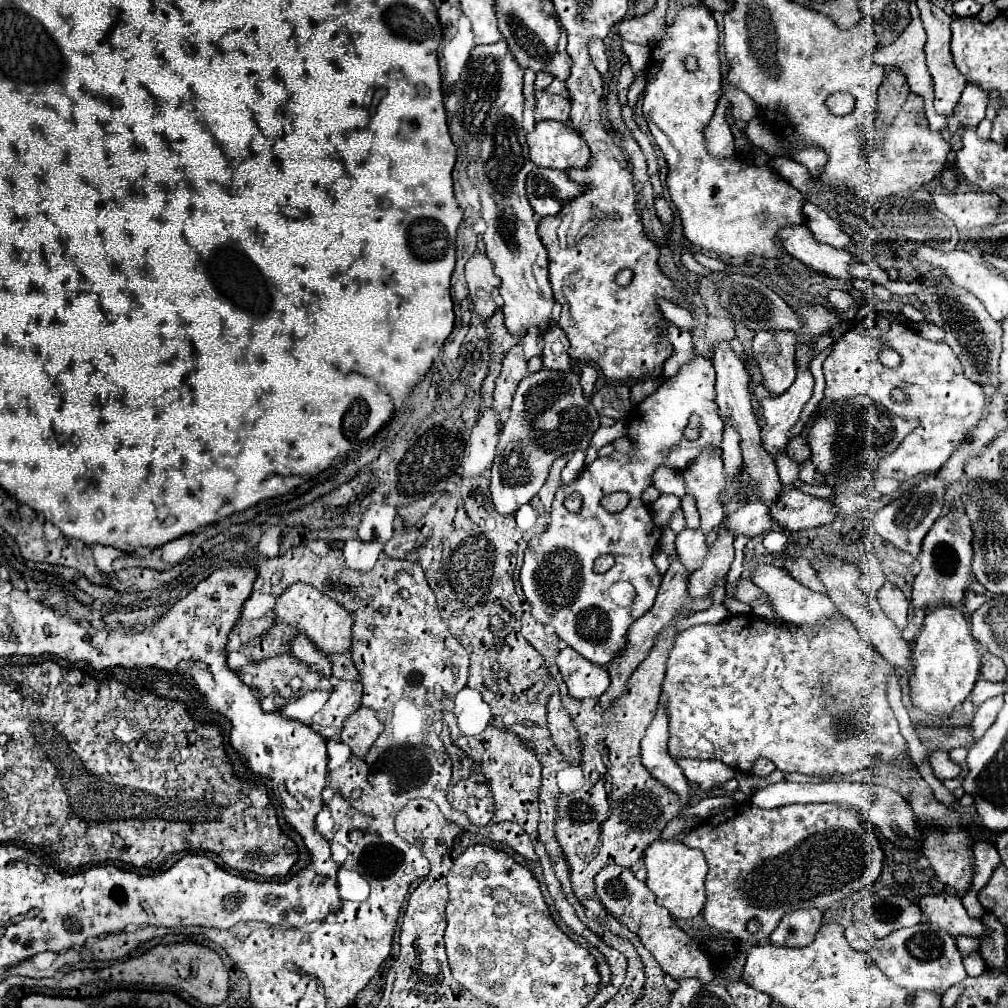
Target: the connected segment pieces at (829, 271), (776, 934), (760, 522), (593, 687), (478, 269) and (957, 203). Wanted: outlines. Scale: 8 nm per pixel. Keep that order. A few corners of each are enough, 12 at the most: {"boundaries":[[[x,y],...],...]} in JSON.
{"boundaries":[[[804,224],[782,230],[784,250],[810,270],[852,284],[860,260],[818,242]],[[820,910],[782,916],[770,944],[804,948],[822,926]],[[760,500],[728,514],[724,528],[746,538],[770,530],[768,504]],[[566,648],[556,664],[572,698],[598,698],[608,672]],[[484,252],[466,262],[470,300],[480,316],[500,308],[500,278]],[[932,192],[960,230],[996,220],[1000,198],[986,192]]]}

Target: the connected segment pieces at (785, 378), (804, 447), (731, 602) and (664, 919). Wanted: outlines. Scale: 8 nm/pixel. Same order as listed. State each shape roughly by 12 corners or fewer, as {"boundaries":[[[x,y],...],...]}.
{"boundaries":[[[756,332],[762,386],[784,394],[796,380],[794,334]],[[802,436],[790,438],[786,452],[798,464],[806,462],[810,448]],[[724,598],[731,615],[751,614],[752,608],[736,599]],[[618,864],[596,874],[596,896],[640,938],[666,974],[714,980],[646,884]]]}

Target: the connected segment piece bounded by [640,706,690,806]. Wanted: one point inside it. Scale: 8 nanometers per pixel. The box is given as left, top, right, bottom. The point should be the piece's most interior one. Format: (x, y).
(660, 766)

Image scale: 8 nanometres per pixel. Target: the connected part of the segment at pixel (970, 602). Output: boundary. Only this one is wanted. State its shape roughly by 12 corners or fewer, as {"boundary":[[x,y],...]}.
{"boundary":[[966,590],[964,614],[970,616],[988,598]]}

